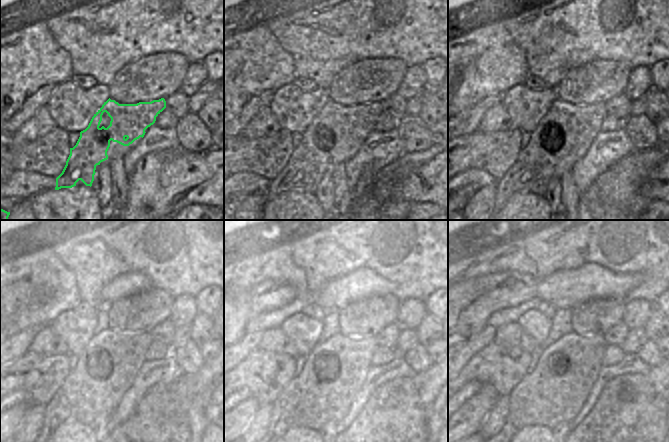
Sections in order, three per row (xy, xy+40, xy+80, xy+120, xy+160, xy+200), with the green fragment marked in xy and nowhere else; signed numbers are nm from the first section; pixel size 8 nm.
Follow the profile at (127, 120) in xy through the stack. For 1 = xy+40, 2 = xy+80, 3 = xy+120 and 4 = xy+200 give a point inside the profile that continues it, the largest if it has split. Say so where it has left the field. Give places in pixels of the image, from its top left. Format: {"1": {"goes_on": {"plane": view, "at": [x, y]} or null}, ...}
{"1": {"goes_on": {"plane": "xy+40", "at": [315, 148]}}, "2": {"goes_on": {"plane": "xy+80", "at": [540, 150]}}, "3": {"goes_on": {"plane": "xy+120", "at": [78, 388]}}, "4": {"goes_on": {"plane": "xy+200", "at": [515, 398]}}}

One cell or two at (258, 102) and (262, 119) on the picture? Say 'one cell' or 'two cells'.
two cells

